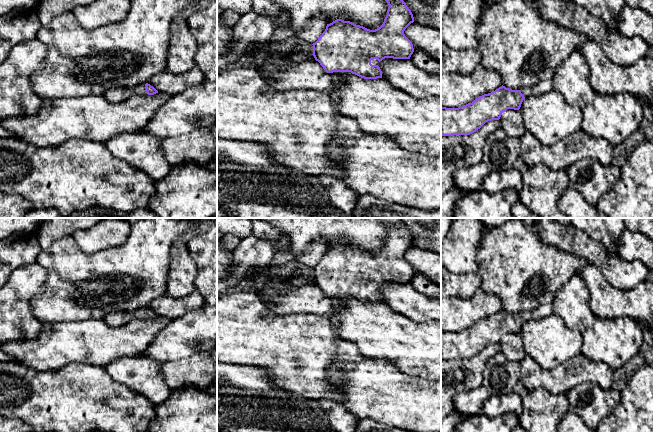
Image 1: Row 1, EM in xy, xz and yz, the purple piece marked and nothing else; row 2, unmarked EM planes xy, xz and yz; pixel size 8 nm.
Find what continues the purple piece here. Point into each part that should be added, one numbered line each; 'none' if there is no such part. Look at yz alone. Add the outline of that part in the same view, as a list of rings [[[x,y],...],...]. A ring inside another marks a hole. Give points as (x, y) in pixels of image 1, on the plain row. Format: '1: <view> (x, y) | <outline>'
1: yz (545, 310) | [[[547,303],[547,304],[541,305],[540,307],[538,307],[533,311],[524,311],[521,314],[521,317],[524,319],[524,321],[539,320],[539,319],[548,317],[552,314],[554,314],[553,304]]]

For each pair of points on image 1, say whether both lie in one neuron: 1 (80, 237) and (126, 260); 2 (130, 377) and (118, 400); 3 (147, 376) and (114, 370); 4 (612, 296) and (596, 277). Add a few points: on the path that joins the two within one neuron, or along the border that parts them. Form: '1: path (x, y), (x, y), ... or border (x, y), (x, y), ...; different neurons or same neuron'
1: border (73, 236), (76, 245), (81, 250), (93, 252); different neurons
2: border (106, 372), (113, 379), (124, 383), (146, 398); different neurons
3: path (139, 373), (122, 370); same neuron
4: path (607, 291), (606, 286), (601, 282); same neuron

